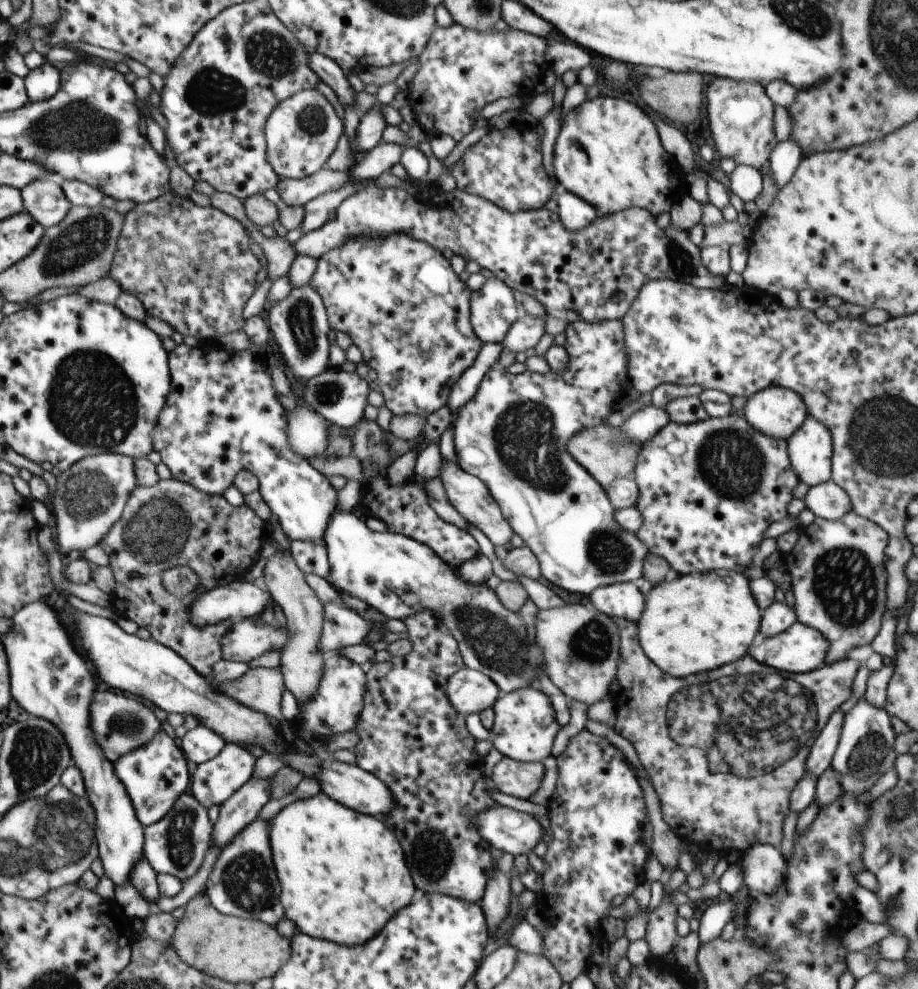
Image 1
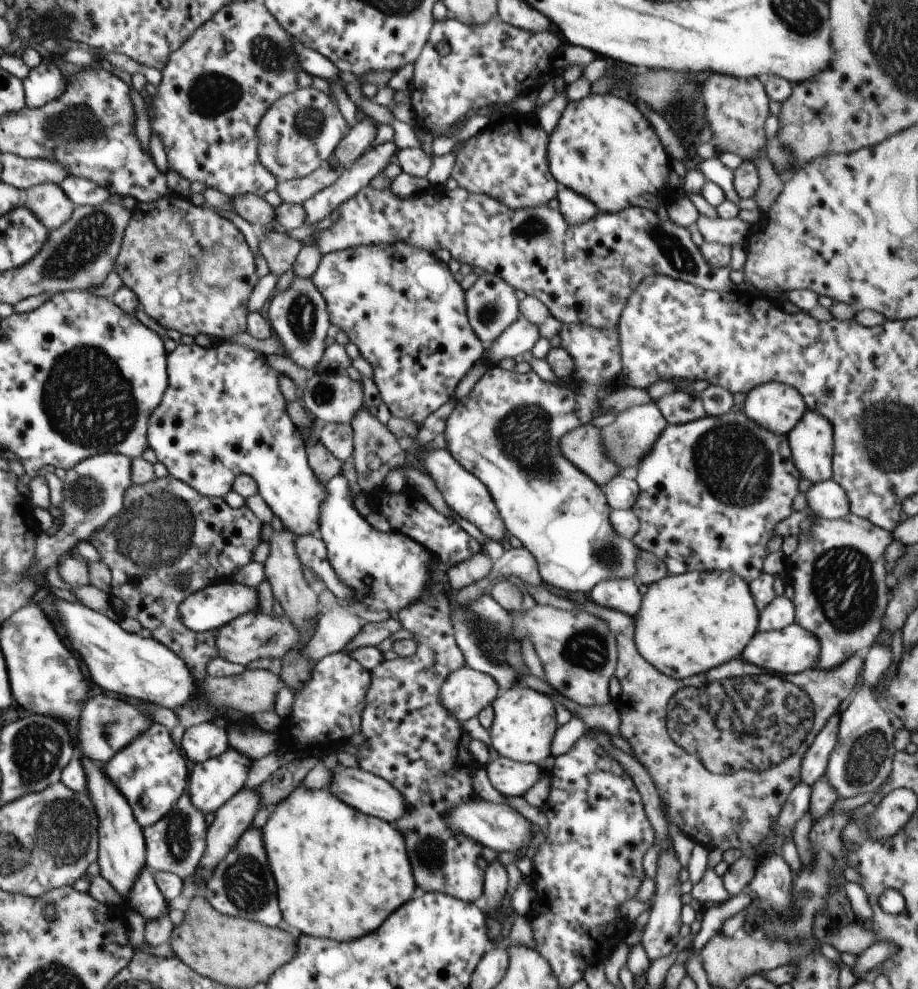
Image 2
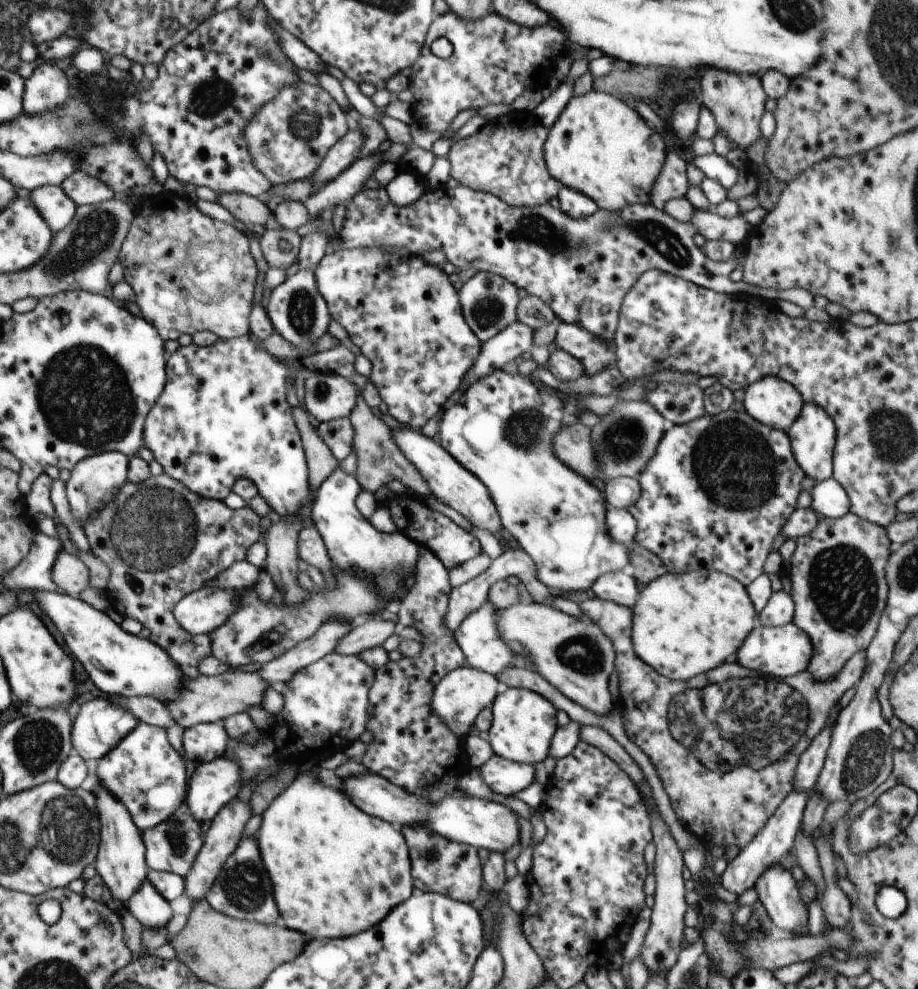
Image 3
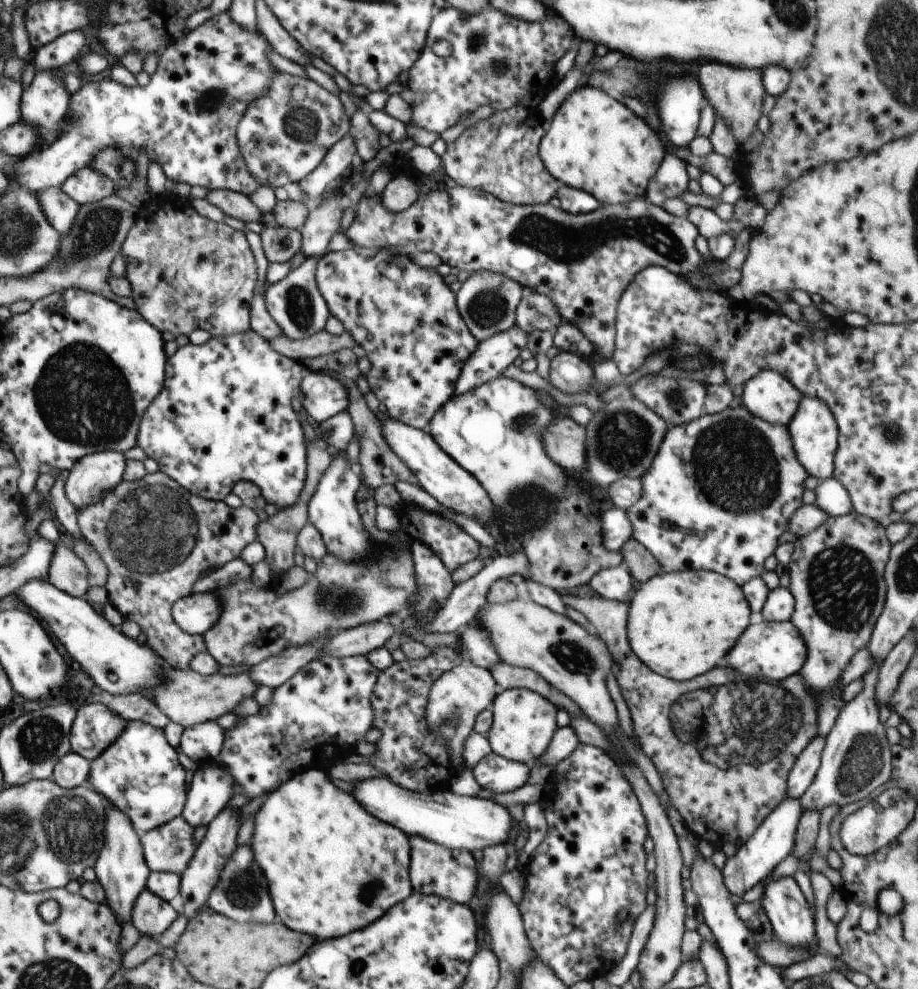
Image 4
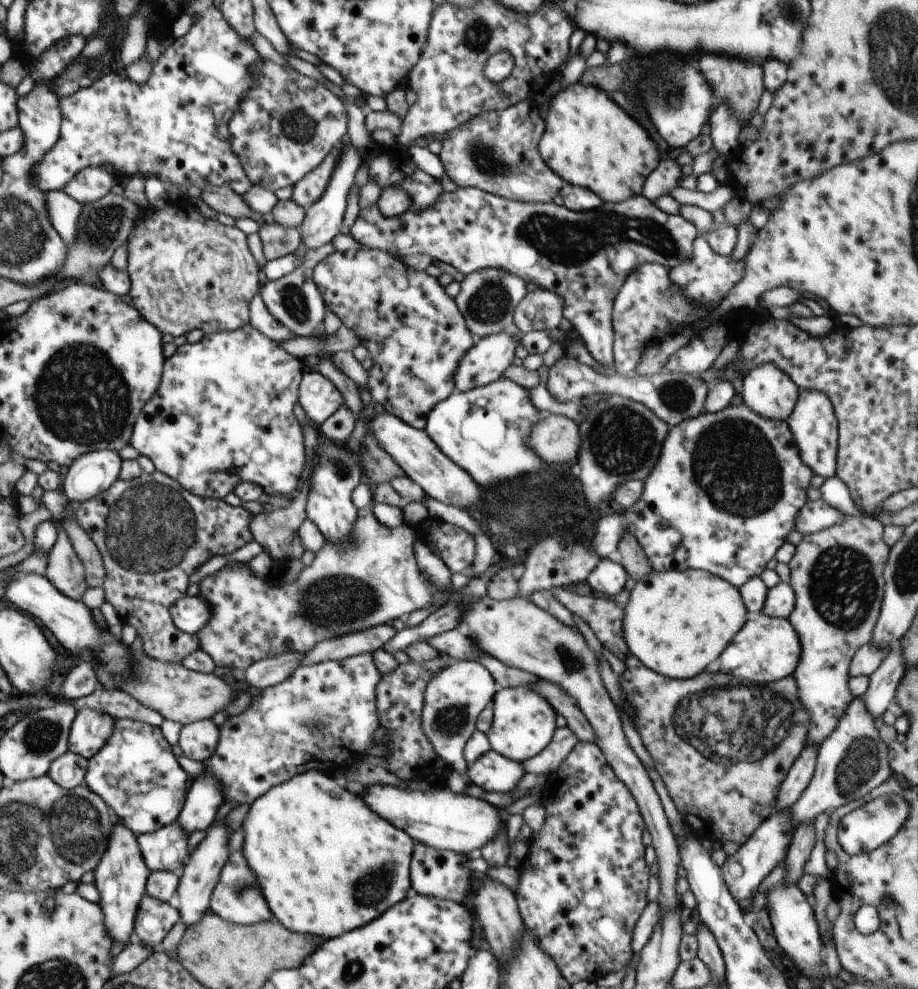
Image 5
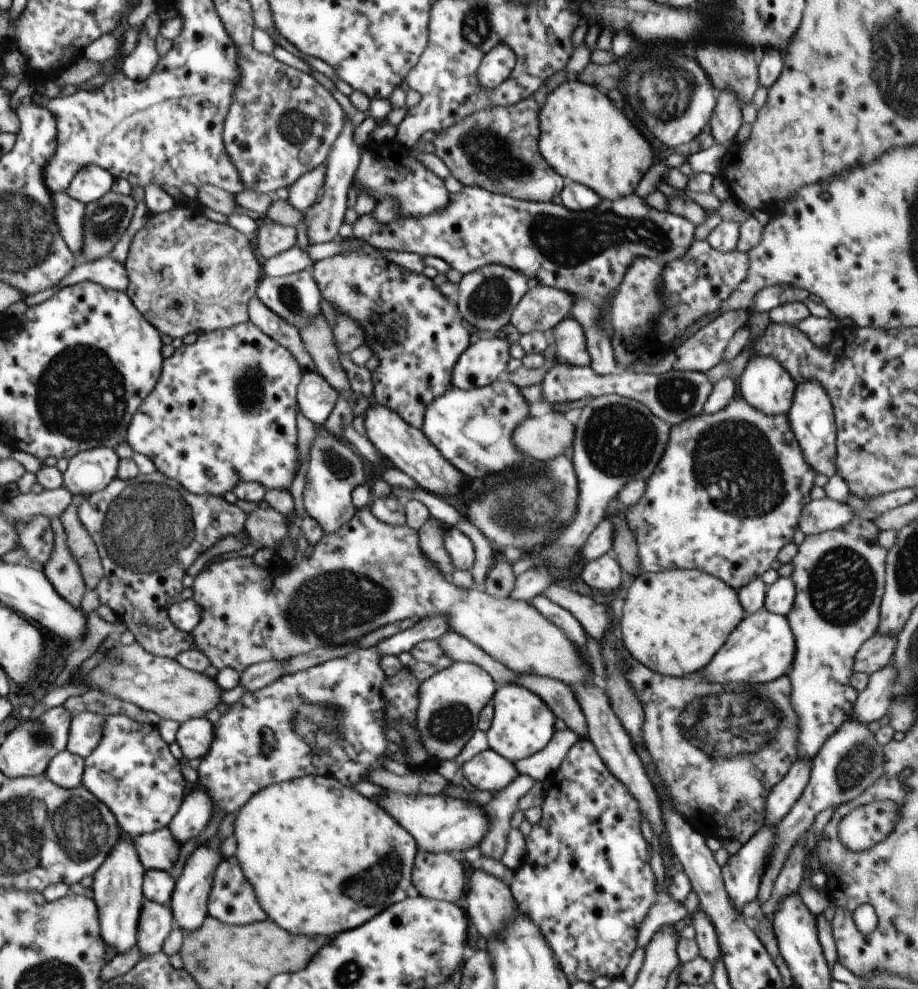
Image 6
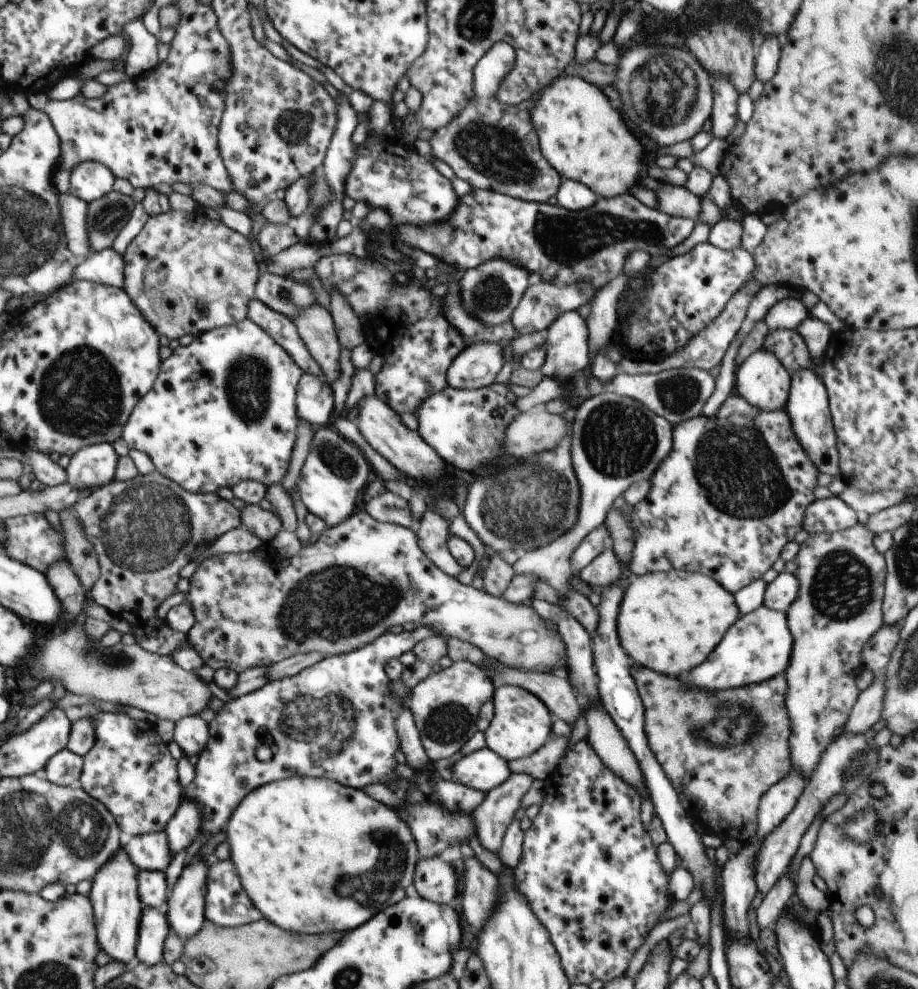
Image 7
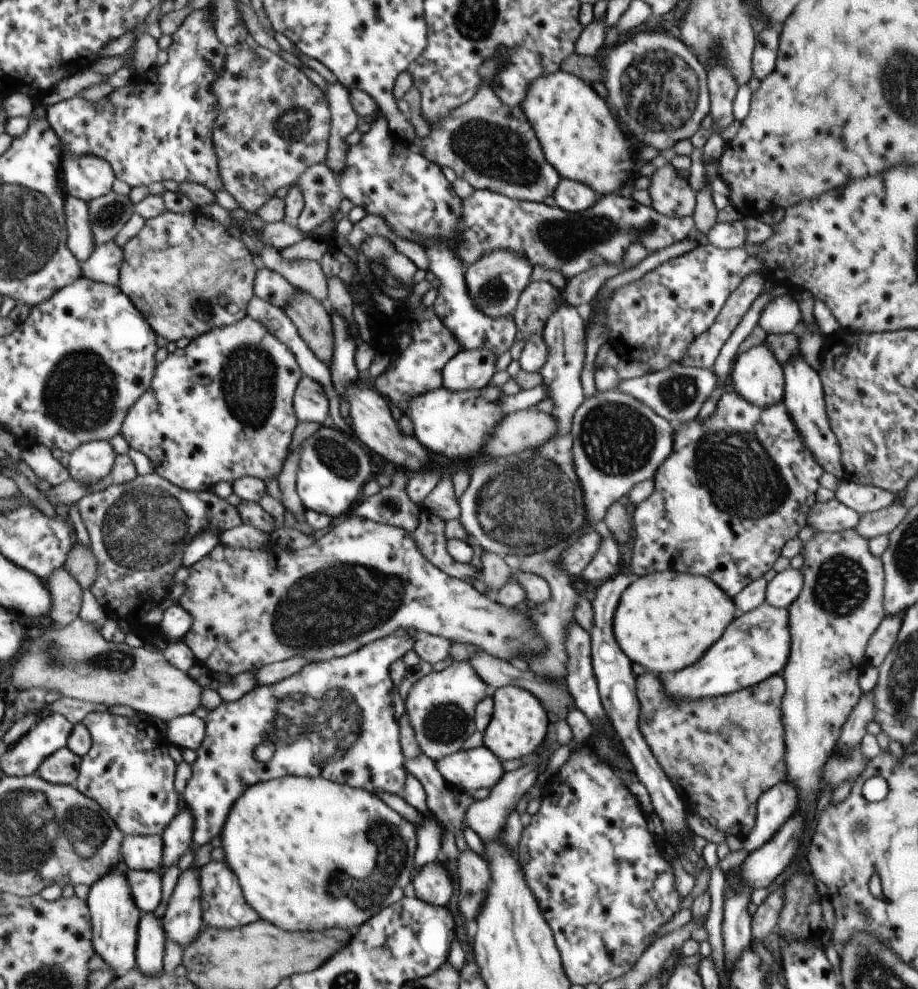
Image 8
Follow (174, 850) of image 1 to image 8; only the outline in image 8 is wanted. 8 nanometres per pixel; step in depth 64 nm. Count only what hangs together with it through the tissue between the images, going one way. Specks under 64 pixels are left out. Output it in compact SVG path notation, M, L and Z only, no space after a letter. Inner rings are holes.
M125 835L122 862L137 871L163 870L164 837L161 835Z

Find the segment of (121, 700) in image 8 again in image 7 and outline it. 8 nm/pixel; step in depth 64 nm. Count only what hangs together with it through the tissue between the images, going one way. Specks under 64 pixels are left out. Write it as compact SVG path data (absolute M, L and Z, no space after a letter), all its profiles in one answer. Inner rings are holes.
M80 612L72 627L48 631L43 647L31 658L34 660L32 668L28 668L24 674L30 673L41 682L50 681L52 684L60 680L65 690L75 695L133 706L171 721L198 715L208 706L212 698L208 684L202 682L195 672L180 668L170 655L151 653L138 643L125 645L121 642L104 648L102 652L98 652L98 643L86 654L84 622L87 617L86 612Z

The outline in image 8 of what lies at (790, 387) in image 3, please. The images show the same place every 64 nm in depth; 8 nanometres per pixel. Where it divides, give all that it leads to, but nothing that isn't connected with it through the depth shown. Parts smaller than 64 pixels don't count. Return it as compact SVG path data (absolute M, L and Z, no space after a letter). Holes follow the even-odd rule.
M764 343L750 348L734 361L730 389L762 408L783 402L783 366Z

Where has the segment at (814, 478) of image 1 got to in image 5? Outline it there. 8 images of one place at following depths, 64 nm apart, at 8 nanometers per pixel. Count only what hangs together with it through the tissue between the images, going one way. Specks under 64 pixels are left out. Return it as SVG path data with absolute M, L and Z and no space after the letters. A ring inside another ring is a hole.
M799 389L799 397L787 423L794 437L802 462L814 475L830 478L836 474L839 430L833 406L826 394Z

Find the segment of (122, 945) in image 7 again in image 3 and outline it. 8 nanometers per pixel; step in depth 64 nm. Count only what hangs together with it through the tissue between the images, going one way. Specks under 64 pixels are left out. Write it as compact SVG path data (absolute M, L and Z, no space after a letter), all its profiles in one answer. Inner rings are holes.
M98 785L93 791L97 797L96 804L101 819L101 844L94 863L97 874L107 884L115 900L121 900L126 906L127 900L137 892L137 888L145 882L146 872L149 872L147 862L144 862L144 843L131 812L126 804L115 797L104 785Z

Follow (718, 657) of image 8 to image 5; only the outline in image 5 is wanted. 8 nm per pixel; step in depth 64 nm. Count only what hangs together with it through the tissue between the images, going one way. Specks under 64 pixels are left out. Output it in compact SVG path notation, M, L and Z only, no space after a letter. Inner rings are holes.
M764 612L760 613L762 616L758 620L746 621L732 642L722 651L711 670L728 674L733 682L761 686L793 674L803 651L798 633L789 619L777 619L766 616Z

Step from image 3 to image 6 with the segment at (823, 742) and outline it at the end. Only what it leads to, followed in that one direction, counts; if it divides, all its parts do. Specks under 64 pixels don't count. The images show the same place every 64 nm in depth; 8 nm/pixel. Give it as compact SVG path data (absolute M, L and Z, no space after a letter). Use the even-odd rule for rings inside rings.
M796 759L792 763L786 776L773 786L773 790L768 795L765 825L776 826L790 812L806 788L811 770L812 761L808 759Z

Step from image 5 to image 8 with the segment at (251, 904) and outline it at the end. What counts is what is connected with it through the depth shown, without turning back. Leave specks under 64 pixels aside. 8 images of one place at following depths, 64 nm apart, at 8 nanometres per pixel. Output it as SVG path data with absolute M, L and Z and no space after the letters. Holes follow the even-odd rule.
M210 861L200 868L199 875L201 876L201 907L205 926L233 929L244 927L260 918L243 895L238 876L226 861Z

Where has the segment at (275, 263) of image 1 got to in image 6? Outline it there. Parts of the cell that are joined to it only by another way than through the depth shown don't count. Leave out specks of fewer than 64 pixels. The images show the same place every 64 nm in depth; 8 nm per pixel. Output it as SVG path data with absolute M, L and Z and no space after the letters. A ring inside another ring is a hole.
M260 221L257 228L257 245L264 258L276 256L296 246L297 228L271 221Z

